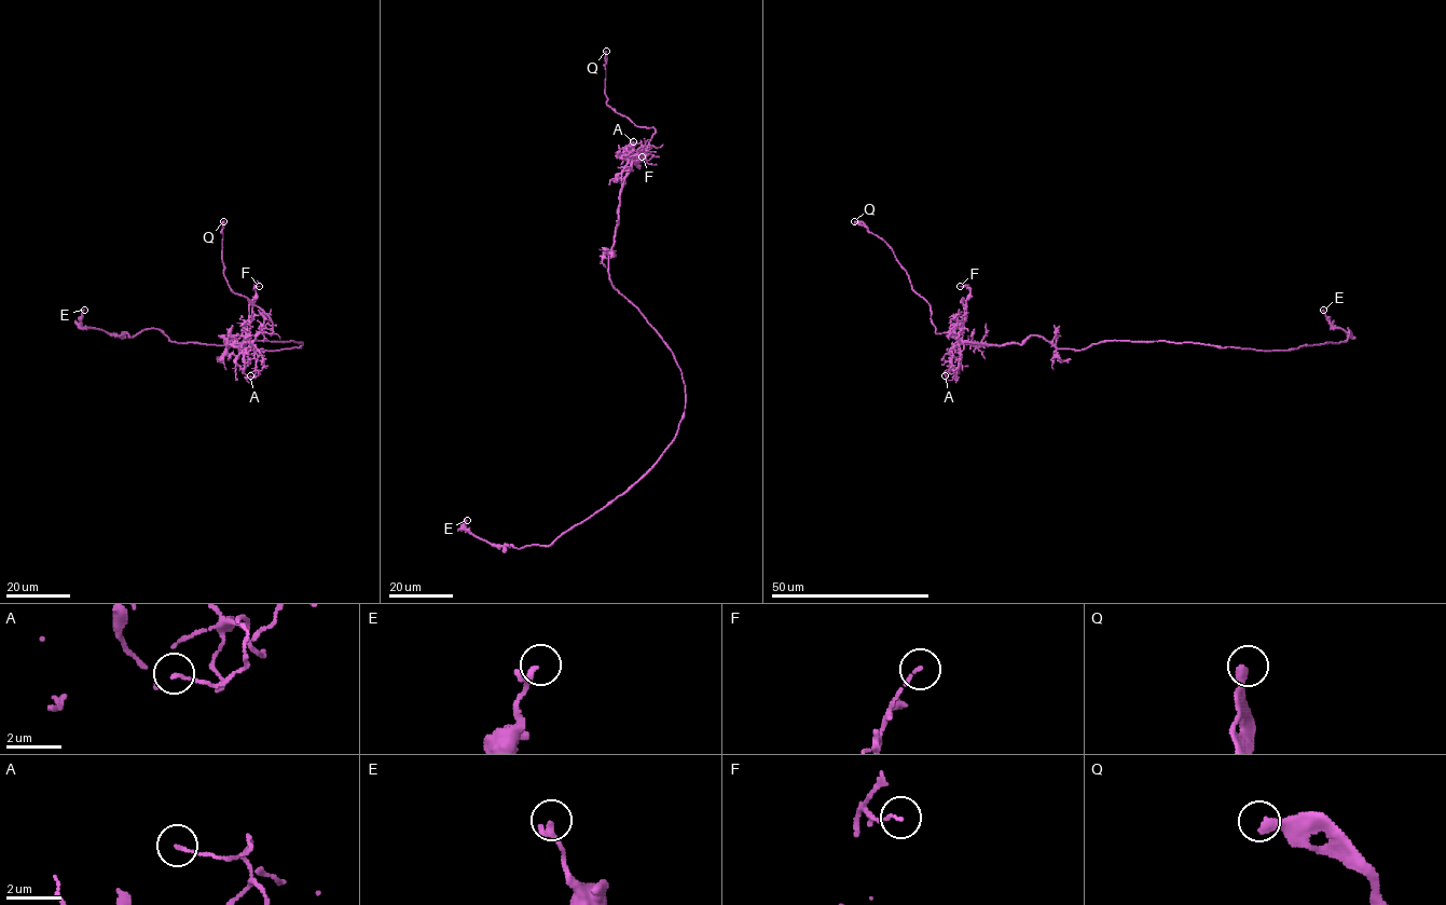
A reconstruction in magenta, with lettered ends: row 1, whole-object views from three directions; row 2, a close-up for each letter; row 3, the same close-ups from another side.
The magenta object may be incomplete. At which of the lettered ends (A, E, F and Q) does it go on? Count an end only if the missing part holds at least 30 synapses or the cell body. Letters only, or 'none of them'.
Q

